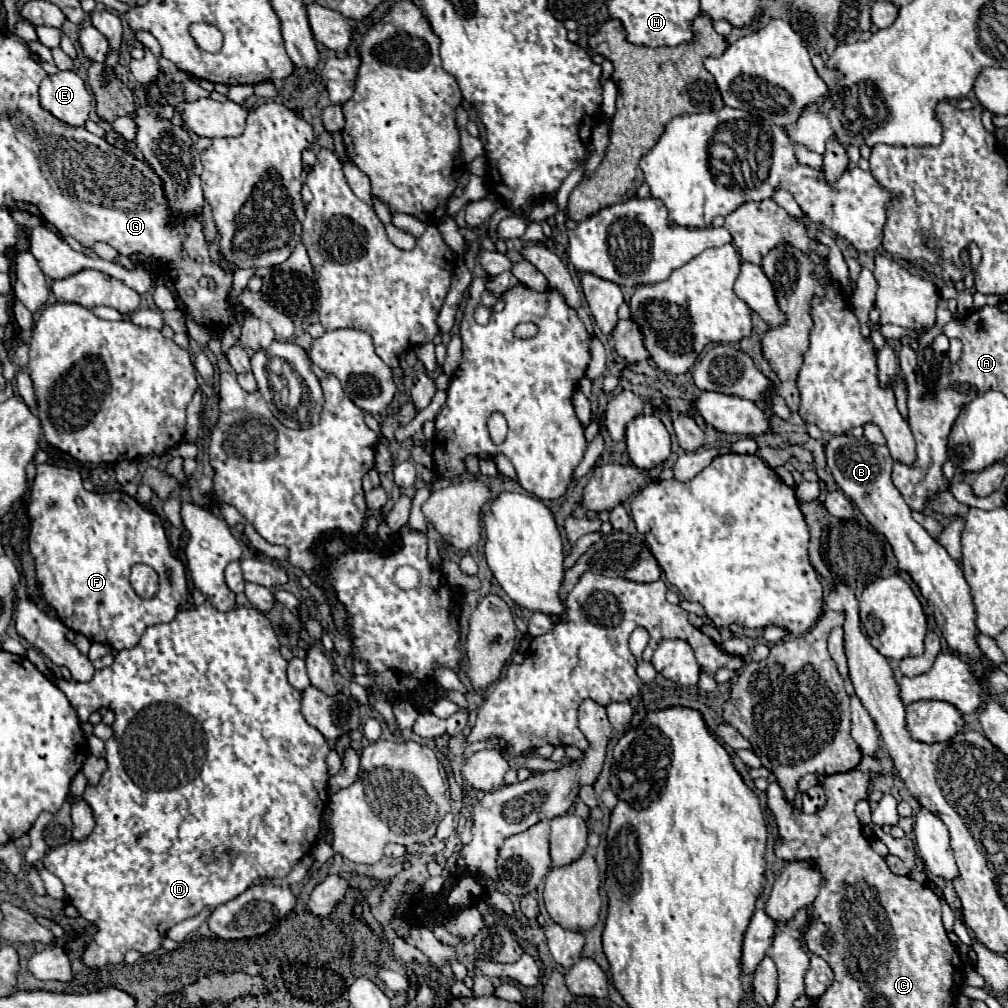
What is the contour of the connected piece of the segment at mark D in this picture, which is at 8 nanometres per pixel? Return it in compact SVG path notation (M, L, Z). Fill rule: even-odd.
M209 601L189 611L181 611L175 615L173 621L147 627L141 635L141 641L133 649L123 649L115 655L115 661L109 667L97 669L93 679L87 683L55 679L49 675L51 681L67 695L69 703L75 707L81 723L87 723L89 715L99 709L111 709L115 713L113 727L113 743L105 743L109 749L107 753L107 771L103 773L97 787L87 787L83 793L85 803L91 807L95 817L95 829L85 841L69 841L45 855L45 869L57 875L63 885L65 893L73 907L79 909L81 917L95 923L99 933L87 947L83 955L83 963L89 967L105 967L109 963L123 961L125 953L137 949L139 953L151 953L161 947L161 939L167 931L183 919L199 915L205 907L217 907L221 903L231 901L247 887L251 887L259 877L285 877L291 869L301 861L301 857L313 847L315 837L321 827L321 813L329 803L327 795L327 753L329 745L325 737L311 725L307 725L305 717L301 715L301 693L293 689L287 681L287 661L279 653L277 635L269 623L269 619L253 609L253 607L237 607L229 613L217 611Z

